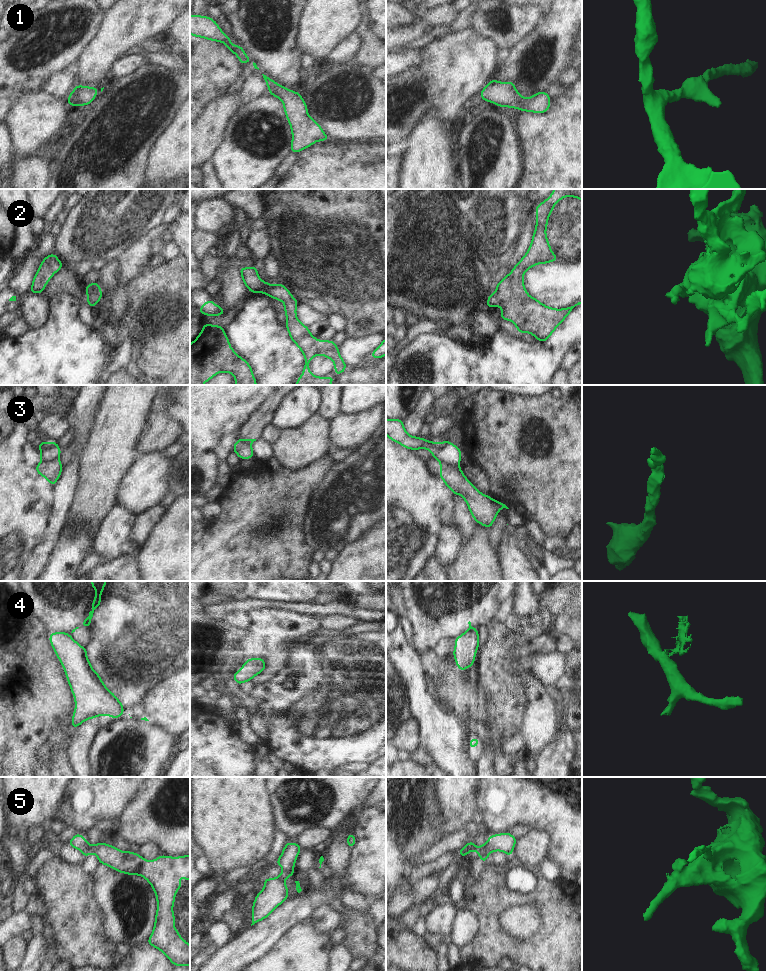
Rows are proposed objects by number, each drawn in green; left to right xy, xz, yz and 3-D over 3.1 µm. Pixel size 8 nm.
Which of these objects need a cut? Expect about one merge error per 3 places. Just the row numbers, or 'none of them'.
3, 4, 5

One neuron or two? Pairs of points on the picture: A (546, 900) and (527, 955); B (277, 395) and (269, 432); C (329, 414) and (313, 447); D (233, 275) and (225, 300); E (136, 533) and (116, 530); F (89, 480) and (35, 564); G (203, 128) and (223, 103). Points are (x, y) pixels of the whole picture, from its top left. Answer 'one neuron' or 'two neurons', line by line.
A: one neuron
B: two neurons
C: two neurons
D: one neuron
E: two neurons
F: two neurons
G: one neuron

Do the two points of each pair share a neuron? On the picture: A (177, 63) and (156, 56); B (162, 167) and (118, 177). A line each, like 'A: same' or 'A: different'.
A: same
B: different

